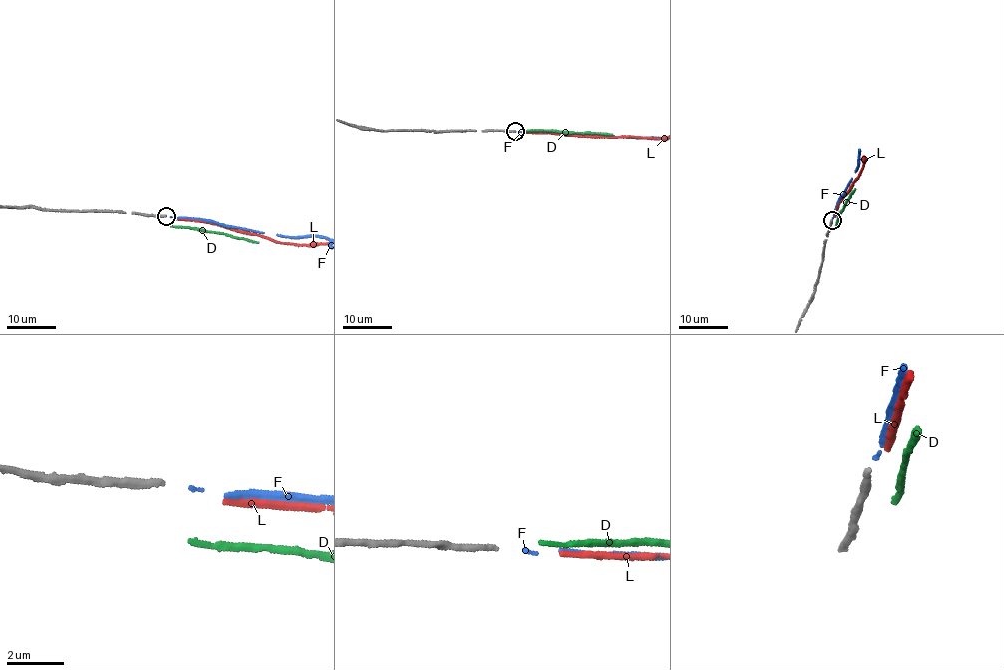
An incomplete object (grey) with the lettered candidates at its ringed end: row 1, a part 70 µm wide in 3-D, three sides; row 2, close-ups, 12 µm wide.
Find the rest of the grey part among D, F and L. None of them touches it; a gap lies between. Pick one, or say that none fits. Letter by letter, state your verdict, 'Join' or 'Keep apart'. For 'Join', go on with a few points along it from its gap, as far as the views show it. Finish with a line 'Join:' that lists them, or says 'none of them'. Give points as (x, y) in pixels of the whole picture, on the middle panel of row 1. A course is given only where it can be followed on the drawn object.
D: Keep apart
F: Join
L: Keep apart
Join: F

